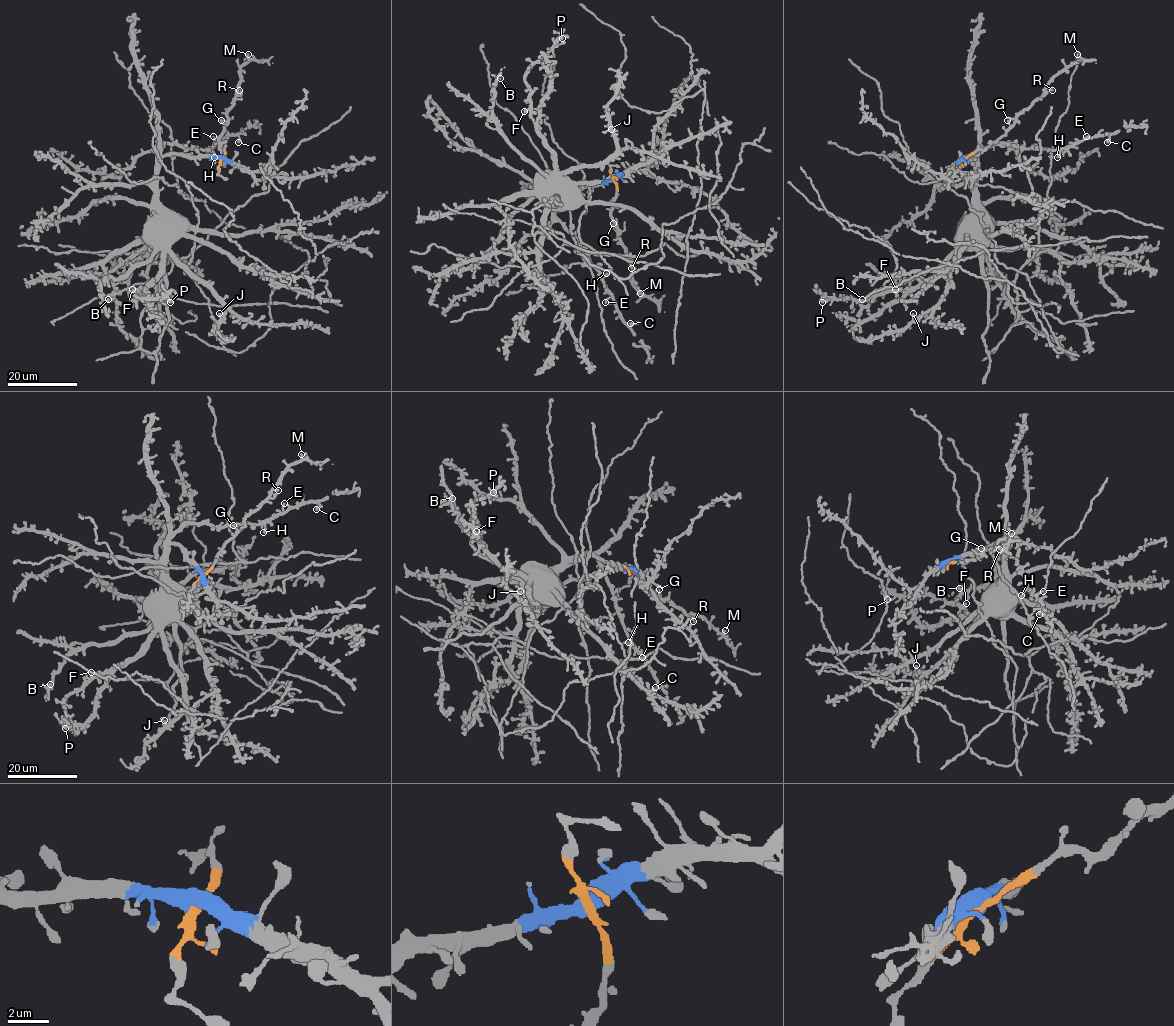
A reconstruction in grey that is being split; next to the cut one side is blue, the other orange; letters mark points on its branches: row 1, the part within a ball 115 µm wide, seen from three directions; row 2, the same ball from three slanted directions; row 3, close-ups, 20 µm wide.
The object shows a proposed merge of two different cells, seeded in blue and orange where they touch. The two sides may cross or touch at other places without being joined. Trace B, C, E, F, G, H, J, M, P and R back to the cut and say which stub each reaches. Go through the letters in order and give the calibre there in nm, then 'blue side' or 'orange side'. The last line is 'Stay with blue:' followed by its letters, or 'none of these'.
B: 460 nm thick; blue side
C: 480 nm thick; blue side
E: 170 nm thick; blue side
F: 320 nm thick; blue side
G: 200 nm thick; orange side
H: 400 nm thick; blue side
J: 300 nm thick; blue side
M: 260 nm thick; orange side
P: 400 nm thick; blue side
R: 200 nm thick; orange side
Stay with blue: B, C, E, F, H, J, P

